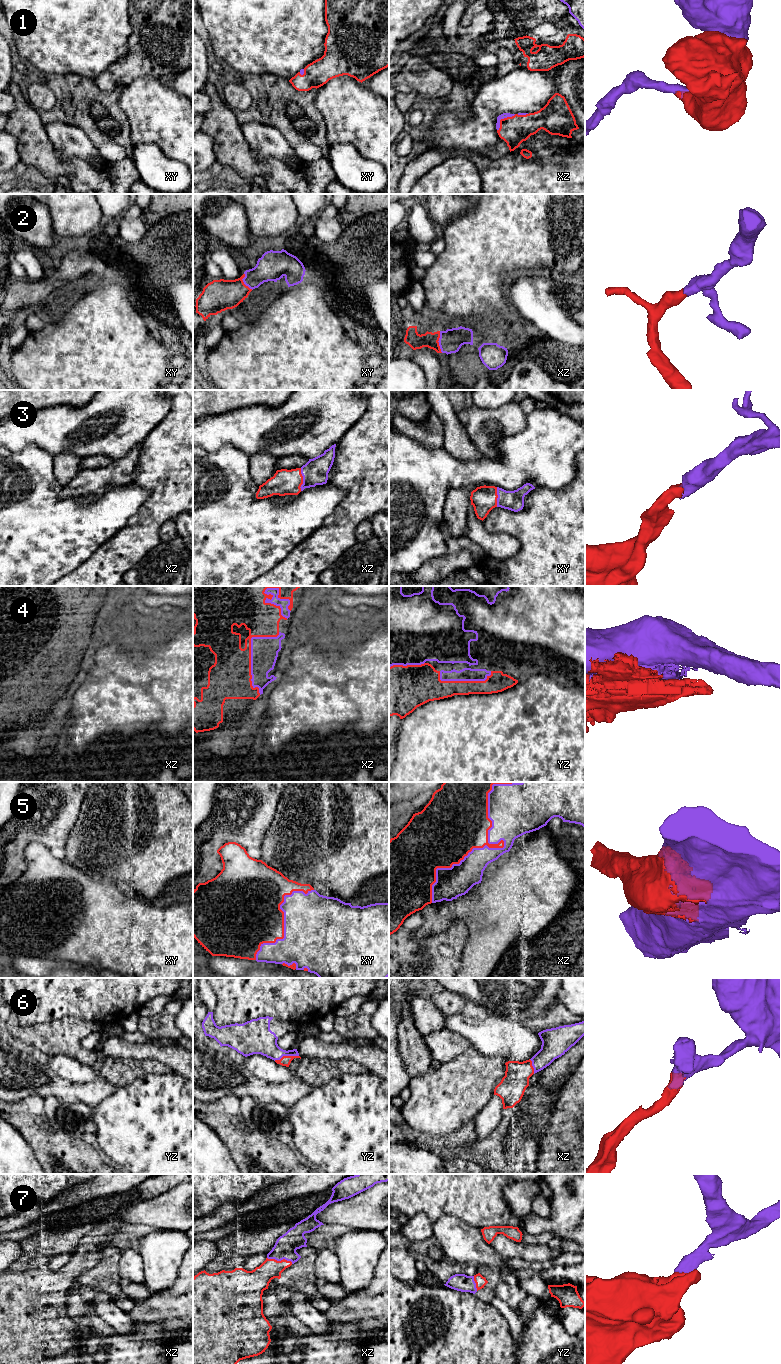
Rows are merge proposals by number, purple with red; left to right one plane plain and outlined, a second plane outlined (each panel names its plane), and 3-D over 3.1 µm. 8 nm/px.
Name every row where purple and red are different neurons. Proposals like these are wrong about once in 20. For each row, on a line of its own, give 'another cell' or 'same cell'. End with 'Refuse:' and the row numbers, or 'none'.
1: same cell
2: same cell
3: same cell
4: another cell
5: same cell
6: same cell
7: same cell
Refuse: 4

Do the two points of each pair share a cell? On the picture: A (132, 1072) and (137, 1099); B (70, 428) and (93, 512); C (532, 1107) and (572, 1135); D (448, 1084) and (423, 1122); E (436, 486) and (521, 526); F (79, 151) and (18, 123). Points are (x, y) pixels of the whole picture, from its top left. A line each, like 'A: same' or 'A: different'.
A: different
B: different
C: different
D: same
E: different
F: different

